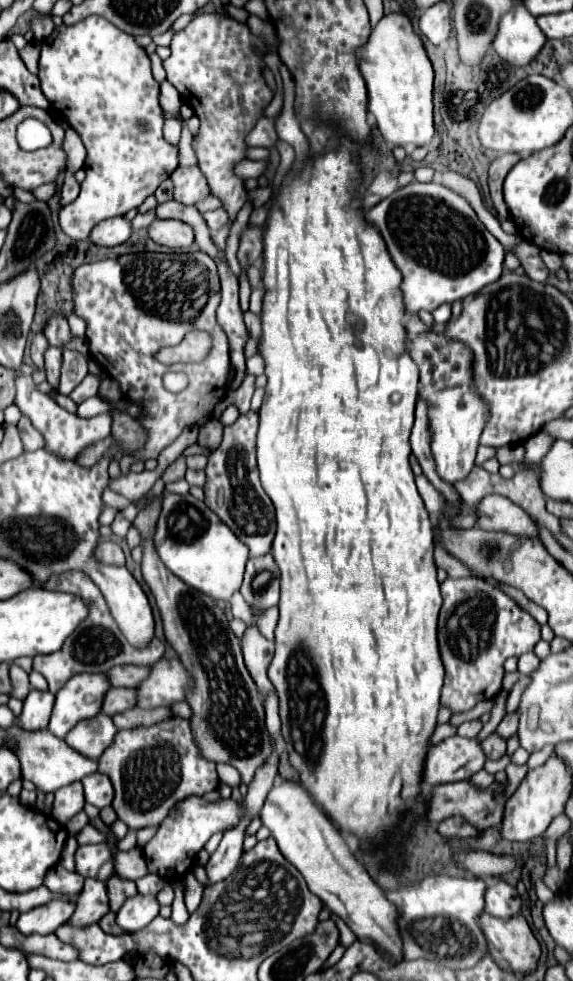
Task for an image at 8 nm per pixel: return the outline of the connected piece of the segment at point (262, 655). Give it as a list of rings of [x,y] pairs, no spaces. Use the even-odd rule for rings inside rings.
[[[247,628],[245,638],[243,638],[243,656],[245,656],[247,668],[263,696],[267,692],[275,690],[267,678],[267,666],[271,664],[273,650],[275,650],[275,642],[269,642],[267,638],[259,636],[257,628]]]

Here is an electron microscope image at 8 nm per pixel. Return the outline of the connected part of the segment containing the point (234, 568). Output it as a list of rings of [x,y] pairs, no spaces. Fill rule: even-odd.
[[[163,492],[163,512],[157,522],[155,546],[163,564],[191,588],[229,602],[241,588],[249,548],[243,544],[209,508],[193,496],[177,496]]]

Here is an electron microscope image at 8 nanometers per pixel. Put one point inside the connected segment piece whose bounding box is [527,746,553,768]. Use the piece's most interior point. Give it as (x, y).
(538, 758)

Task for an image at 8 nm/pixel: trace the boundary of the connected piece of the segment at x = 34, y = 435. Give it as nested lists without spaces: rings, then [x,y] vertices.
[[[23,416],[23,418],[19,420],[19,424],[17,424],[17,430],[19,430],[19,434],[21,434],[25,452],[33,452],[33,450],[43,448],[43,436],[39,436],[39,432],[31,426],[31,420],[27,420],[27,418]]]

